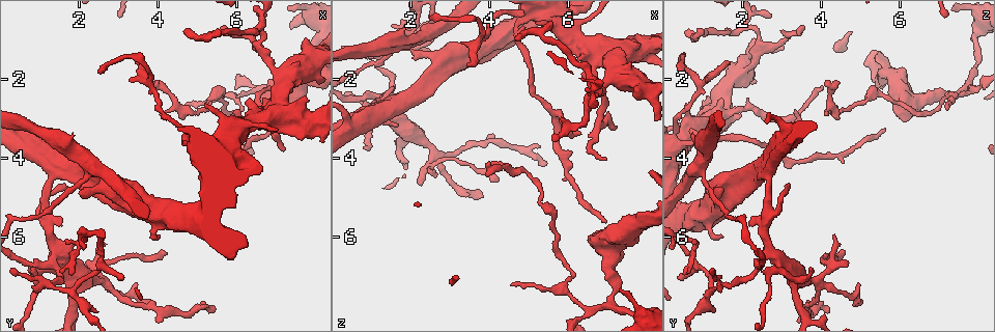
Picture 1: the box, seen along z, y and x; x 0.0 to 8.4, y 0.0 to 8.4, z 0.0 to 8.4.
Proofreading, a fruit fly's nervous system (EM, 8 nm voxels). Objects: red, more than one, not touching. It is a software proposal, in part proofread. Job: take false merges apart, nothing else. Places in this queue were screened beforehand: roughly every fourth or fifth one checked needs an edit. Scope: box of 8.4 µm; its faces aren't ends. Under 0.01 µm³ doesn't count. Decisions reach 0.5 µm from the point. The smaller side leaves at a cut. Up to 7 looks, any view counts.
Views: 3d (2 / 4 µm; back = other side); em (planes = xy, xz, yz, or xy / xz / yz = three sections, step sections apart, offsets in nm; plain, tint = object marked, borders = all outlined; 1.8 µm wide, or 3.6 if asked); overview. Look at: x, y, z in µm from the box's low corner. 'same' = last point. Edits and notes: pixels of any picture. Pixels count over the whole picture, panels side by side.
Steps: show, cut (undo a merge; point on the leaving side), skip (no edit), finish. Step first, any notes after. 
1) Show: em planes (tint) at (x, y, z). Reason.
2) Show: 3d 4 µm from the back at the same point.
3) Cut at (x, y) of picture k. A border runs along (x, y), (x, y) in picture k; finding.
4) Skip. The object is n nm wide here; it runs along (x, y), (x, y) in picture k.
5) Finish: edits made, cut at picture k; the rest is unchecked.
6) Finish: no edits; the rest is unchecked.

Show: 3d 4 µm from the back at (6.65, 2.95, 1.20). Sudden change in width.

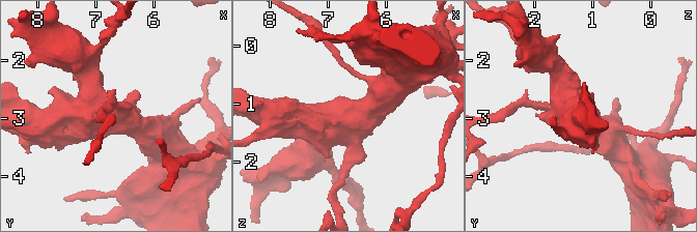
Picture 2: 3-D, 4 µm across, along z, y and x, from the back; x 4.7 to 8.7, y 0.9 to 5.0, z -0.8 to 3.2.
Show: em 3.6 µm planes (tint) at the same point. Shape alone is not enough.

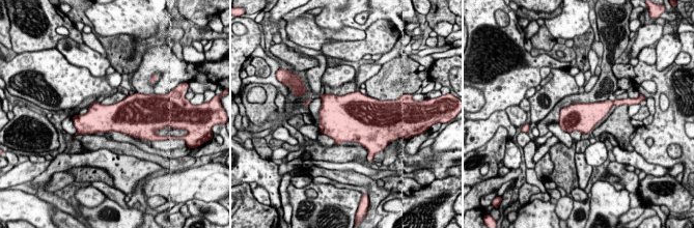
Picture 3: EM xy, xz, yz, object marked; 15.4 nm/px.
Skip. The object is 440 nm wide here; all the same cell.

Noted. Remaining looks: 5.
Show: em xz step 8 (tint) at (6.55, 1.20, 2.45). Sharp bend.

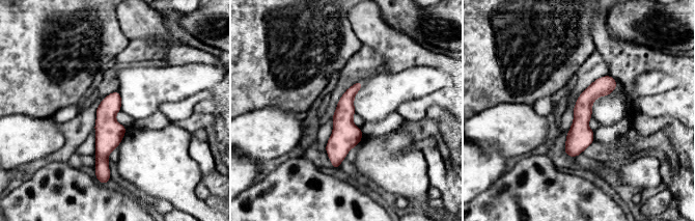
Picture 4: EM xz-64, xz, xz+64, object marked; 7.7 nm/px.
Skip. It runs along (360, 83), (346, 99), (335, 166) in picture 4; all the same cell.

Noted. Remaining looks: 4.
Show: 3d 4 µm from the back at (1.65, 4.20, 2.50). Three arms meet.

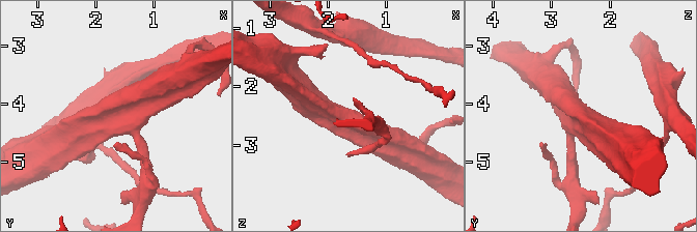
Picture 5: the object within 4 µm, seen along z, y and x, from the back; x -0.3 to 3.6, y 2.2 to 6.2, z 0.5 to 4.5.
Show: em planes (tint) at (1.65, 4.20, 2.50). 3 arms meet here; the arms are 190, 360, 420 nm wide; need the tissue.

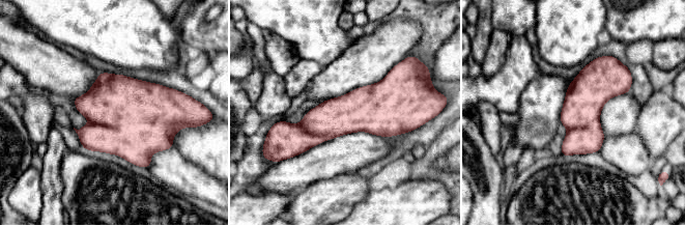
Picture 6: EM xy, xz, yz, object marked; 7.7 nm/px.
Skip. One cell here.

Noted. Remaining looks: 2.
Finish: no edits; the rest is unchecked.

